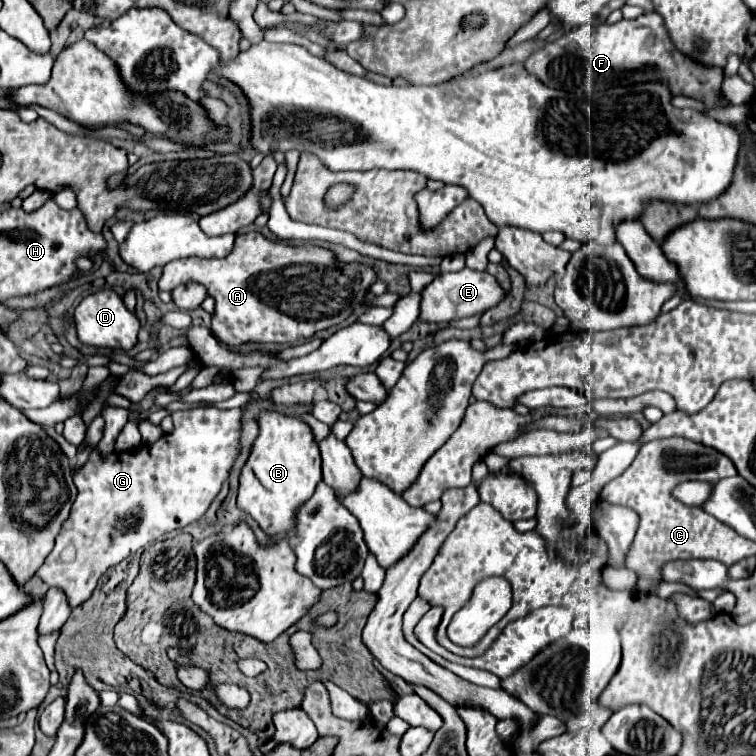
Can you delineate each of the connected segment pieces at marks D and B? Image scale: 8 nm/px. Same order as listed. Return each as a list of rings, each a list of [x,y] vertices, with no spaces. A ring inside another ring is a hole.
[[[101,289],[97,293],[87,295],[77,307],[75,307],[75,323],[77,323],[77,333],[79,339],[87,345],[95,347],[107,347],[107,349],[119,349],[119,351],[129,351],[137,343],[137,333],[139,333],[139,319],[135,313],[131,313],[123,299],[113,291],[113,289]]]
[[[263,411],[257,415],[259,435],[253,441],[251,455],[247,463],[241,469],[239,479],[239,497],[237,505],[239,509],[247,511],[267,535],[281,535],[287,533],[293,527],[293,509],[301,505],[301,501],[309,499],[313,495],[313,489],[321,481],[321,457],[319,457],[319,445],[313,437],[313,431],[307,423],[303,423],[299,417],[291,417],[277,411]]]

